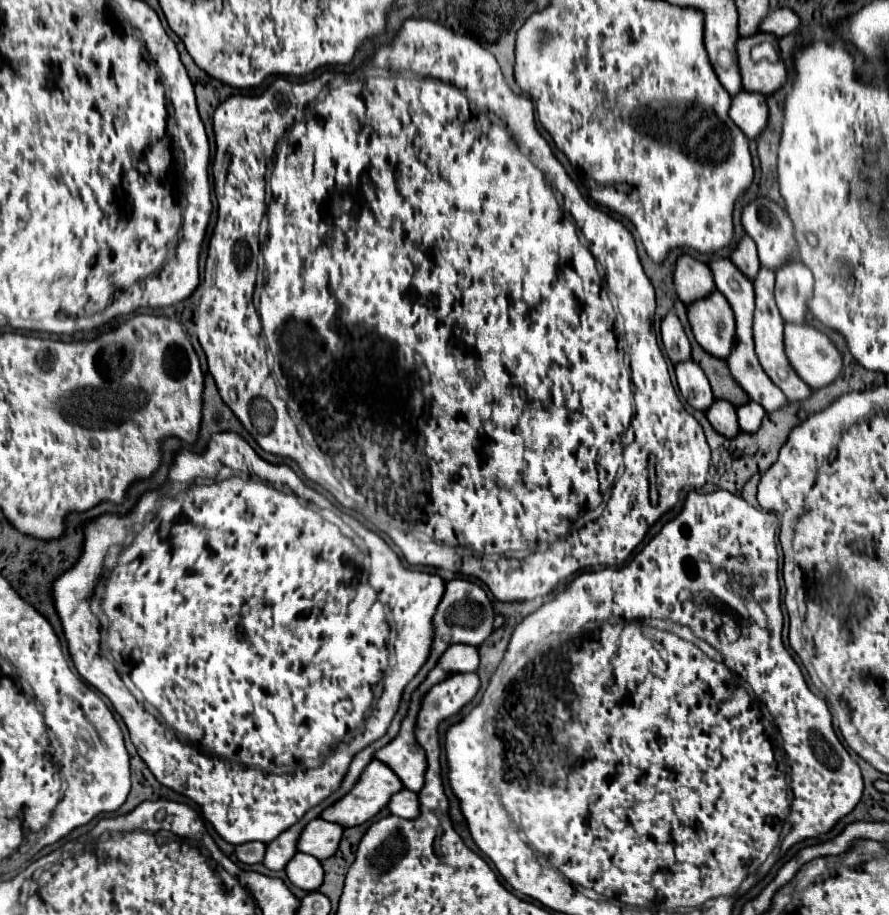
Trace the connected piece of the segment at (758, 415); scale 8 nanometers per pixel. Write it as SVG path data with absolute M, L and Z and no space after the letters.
M749 401L745 405L741 405L737 409L737 423L739 423L739 429L745 431L745 433L755 433L765 417L765 409L761 409L761 405Z

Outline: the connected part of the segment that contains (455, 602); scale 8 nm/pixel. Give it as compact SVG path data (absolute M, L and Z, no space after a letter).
M455 579L445 583L443 599L435 611L433 617L433 643L429 653L443 653L453 643L465 643L465 645L481 645L493 631L493 605L487 597L487 593L465 579Z

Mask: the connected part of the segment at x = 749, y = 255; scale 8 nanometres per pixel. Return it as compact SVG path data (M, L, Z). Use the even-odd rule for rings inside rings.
M743 235L741 241L737 243L737 247L733 249L733 253L729 255L729 259L733 261L733 265L749 279L753 279L757 275L757 269L761 267L759 257L757 257L757 249L751 237Z

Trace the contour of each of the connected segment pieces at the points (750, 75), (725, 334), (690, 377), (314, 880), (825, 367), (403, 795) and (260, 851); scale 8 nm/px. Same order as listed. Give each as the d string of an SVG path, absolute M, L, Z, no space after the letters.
M755 33L753 37L739 39L737 49L737 63L741 73L741 83L749 93L771 95L779 90L786 81L787 72L783 65L769 65L769 63L753 63L751 47L759 43L775 43L775 37L769 33Z
M713 291L687 307L687 319L695 341L713 357L725 359L733 347L733 311L721 293Z
M683 361L675 365L675 377L681 395L693 409L707 411L709 405L715 401L713 393L709 393L709 381L705 381L705 373L693 365L693 361Z
M295 853L293 859L285 865L285 873L295 887L305 891L315 891L323 883L323 867L319 859L305 853Z
M785 323L783 343L785 343L785 355L789 359L789 365L811 389L819 389L819 387L829 385L841 373L843 361L841 361L837 347L831 343L831 339L825 333L817 331L815 327L805 325L805 323L801 323L801 325Z
M409 789L397 791L389 799L387 809L391 811L391 815L397 815L397 817L403 817L403 819L417 817L417 793L413 793Z
M261 841L243 843L243 845L235 847L235 853L237 853L237 859L241 863L247 863L247 865L261 863L261 857L265 855L265 843L261 843Z

